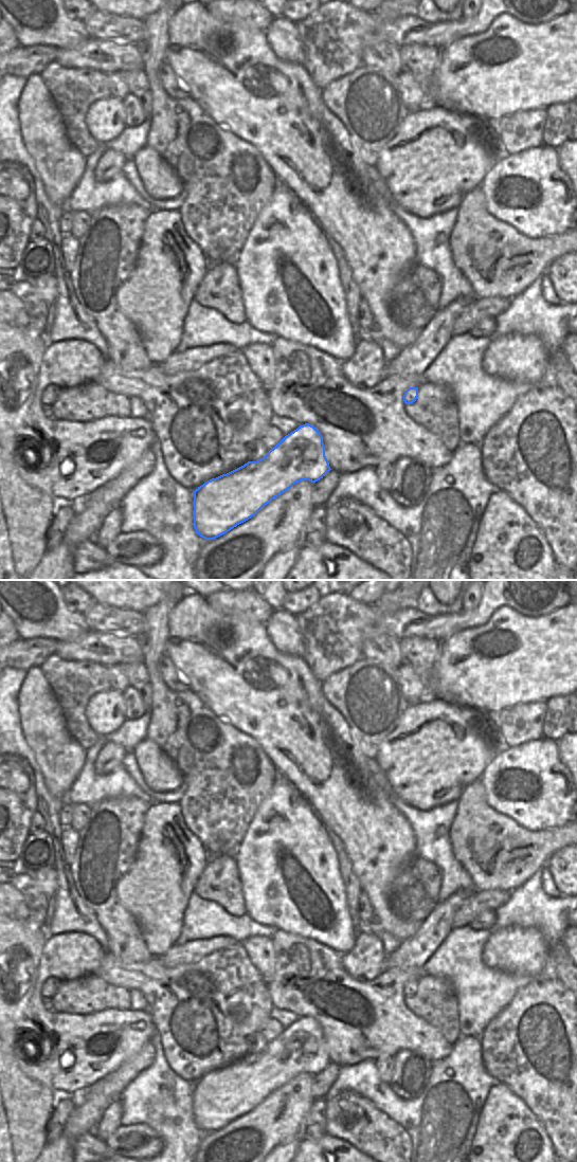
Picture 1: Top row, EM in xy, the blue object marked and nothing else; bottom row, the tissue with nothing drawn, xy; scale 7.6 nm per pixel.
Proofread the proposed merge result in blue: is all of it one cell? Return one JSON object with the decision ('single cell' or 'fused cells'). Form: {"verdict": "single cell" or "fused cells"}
{"verdict": "single cell"}

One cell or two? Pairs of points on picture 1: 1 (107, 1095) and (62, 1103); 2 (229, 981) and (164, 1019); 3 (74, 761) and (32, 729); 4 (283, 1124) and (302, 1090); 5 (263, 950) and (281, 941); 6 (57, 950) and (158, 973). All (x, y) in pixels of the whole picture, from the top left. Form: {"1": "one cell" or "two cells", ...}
{"1": "two cells", "2": "one cell", "3": "one cell", "4": "one cell", "5": "two cells", "6": "two cells"}

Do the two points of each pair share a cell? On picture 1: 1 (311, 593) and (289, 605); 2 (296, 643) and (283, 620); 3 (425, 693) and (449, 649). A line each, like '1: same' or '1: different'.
1: same
2: same
3: same

